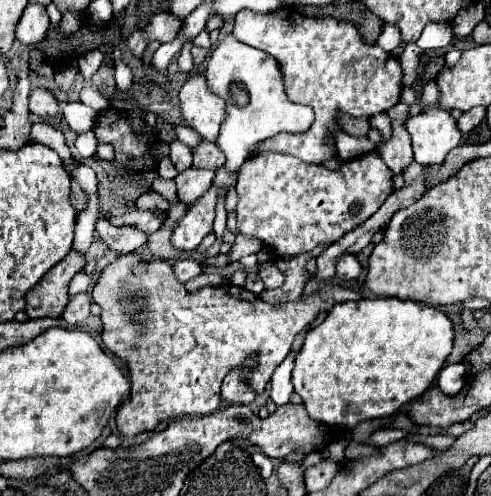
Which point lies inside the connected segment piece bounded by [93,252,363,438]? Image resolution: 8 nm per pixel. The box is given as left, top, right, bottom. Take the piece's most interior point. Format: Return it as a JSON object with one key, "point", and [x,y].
{"point":[179,345]}

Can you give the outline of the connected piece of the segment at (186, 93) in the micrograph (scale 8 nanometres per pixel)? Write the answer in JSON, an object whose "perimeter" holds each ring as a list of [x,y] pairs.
{"perimeter":[[[195,74],[183,84],[179,102],[187,126],[197,130],[203,140],[215,142],[225,120],[227,102],[209,90],[203,74]]]}

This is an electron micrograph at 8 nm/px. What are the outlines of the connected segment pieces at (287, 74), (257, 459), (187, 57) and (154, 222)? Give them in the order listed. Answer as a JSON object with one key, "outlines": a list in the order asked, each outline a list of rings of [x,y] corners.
{"outlines":[[[[281,8],[281,10],[271,12],[271,14],[255,14],[255,12],[251,12],[251,10],[241,10],[241,12],[235,16],[233,34],[239,38],[239,42],[245,42],[245,44],[249,44],[249,46],[253,46],[253,48],[259,48],[259,50],[271,54],[271,56],[281,64],[283,78],[285,78],[285,90],[287,90],[289,100],[291,100],[291,102],[299,102],[299,104],[309,104],[309,106],[315,110],[315,122],[313,122],[313,126],[311,126],[307,132],[303,132],[303,134],[277,134],[277,136],[273,136],[273,138],[261,142],[261,150],[259,150],[257,154],[263,154],[263,152],[287,152],[287,154],[293,154],[293,156],[297,156],[299,160],[303,160],[303,162],[307,162],[307,164],[319,164],[321,160],[327,160],[327,158],[333,158],[333,156],[335,156],[335,146],[333,146],[335,140],[333,140],[331,128],[337,126],[337,114],[339,114],[339,112],[345,112],[345,114],[351,114],[351,116],[357,116],[357,118],[369,118],[369,116],[373,116],[373,114],[381,114],[381,112],[389,110],[391,106],[395,106],[395,104],[399,102],[399,96],[401,96],[401,76],[403,76],[403,74],[401,74],[401,66],[399,66],[397,58],[391,56],[391,54],[387,54],[385,50],[381,50],[381,48],[375,46],[375,44],[365,44],[363,38],[359,36],[357,28],[355,28],[353,24],[349,24],[349,22],[339,22],[339,20],[335,20],[335,18],[309,18],[309,16],[299,14],[299,12],[293,10],[293,8]]],[[[263,452],[253,454],[253,462],[259,468],[259,472],[261,472],[263,478],[269,478],[271,476],[271,472],[273,472],[273,460],[267,454],[263,454]]],[[[187,42],[183,48],[181,48],[181,54],[179,54],[179,60],[177,60],[177,64],[179,64],[179,68],[181,68],[181,72],[191,72],[193,70],[193,58],[191,58],[191,42]]],[[[131,210],[131,212],[127,212],[127,214],[119,216],[119,218],[111,216],[109,222],[115,224],[115,226],[123,226],[123,224],[127,224],[127,226],[137,226],[137,228],[141,228],[145,234],[153,234],[153,232],[159,230],[161,224],[163,224],[161,218],[153,218],[153,214],[149,214],[149,210]]]]}

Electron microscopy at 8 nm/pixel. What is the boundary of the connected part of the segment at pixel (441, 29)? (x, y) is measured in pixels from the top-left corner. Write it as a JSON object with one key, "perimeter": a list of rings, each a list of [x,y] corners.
{"perimeter":[[[427,24],[417,40],[417,46],[423,50],[443,48],[453,40],[451,24]]]}

